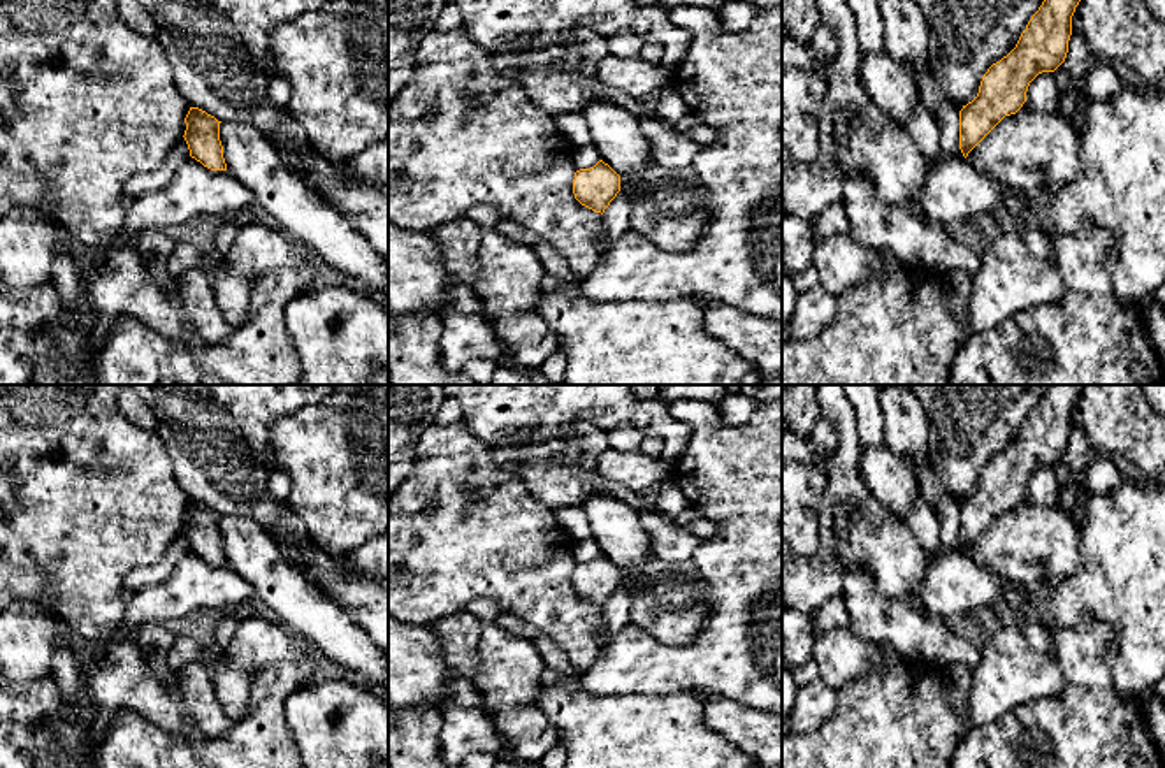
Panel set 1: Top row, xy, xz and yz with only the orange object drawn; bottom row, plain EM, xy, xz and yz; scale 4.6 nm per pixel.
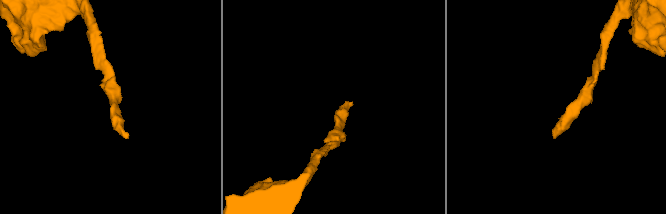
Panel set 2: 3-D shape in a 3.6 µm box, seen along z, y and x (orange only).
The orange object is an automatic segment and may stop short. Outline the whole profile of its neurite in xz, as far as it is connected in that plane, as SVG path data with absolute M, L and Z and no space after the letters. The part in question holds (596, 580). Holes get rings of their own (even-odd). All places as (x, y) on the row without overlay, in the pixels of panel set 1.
M603 554L590 562L580 562L575 566L575 592L596 606L603 608L619 585L620 569Z

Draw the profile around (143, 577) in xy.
M185 531L169 547L167 554L149 568L137 568L125 578L125 592L137 592L142 587L158 585L165 582L172 568L188 554L190 543Z

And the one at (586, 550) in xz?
M594 540L575 541L573 557L576 564L590 562L599 555L599 548Z

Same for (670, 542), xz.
M638 510L638 515L650 538L654 557L685 562L701 545L701 538L678 525L669 515L657 510Z

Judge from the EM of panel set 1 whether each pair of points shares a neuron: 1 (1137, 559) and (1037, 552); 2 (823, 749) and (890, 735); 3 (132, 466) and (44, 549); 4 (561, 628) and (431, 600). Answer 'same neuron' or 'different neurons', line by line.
1: different neurons
2: same neuron
3: same neuron
4: same neuron

